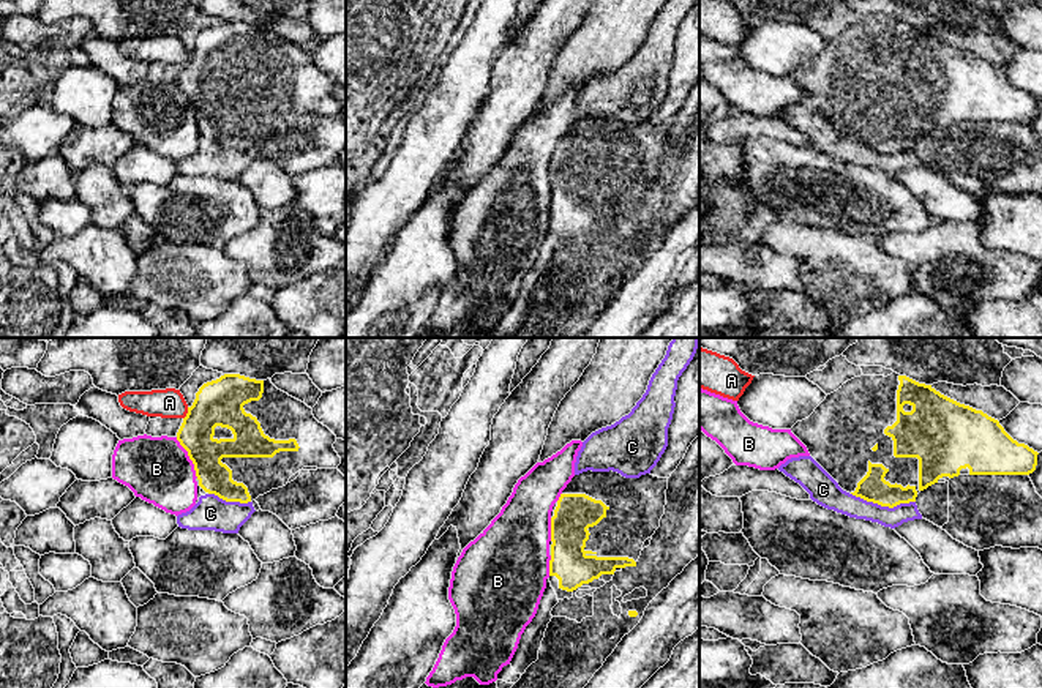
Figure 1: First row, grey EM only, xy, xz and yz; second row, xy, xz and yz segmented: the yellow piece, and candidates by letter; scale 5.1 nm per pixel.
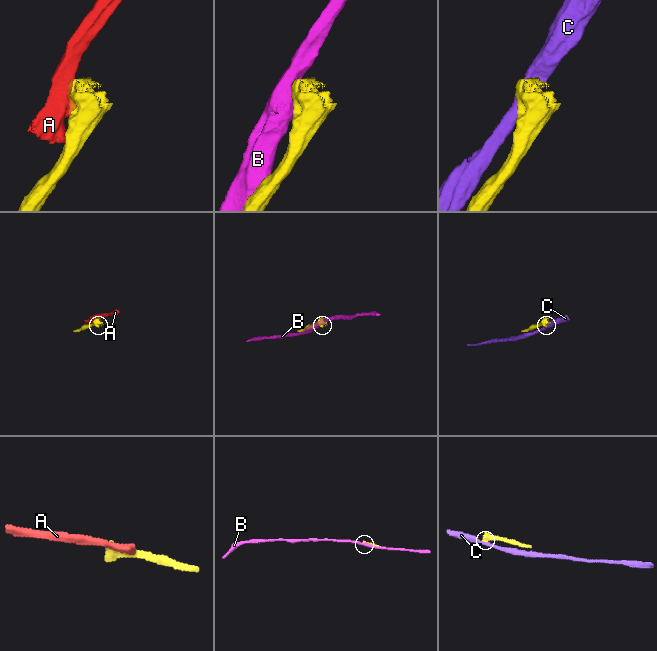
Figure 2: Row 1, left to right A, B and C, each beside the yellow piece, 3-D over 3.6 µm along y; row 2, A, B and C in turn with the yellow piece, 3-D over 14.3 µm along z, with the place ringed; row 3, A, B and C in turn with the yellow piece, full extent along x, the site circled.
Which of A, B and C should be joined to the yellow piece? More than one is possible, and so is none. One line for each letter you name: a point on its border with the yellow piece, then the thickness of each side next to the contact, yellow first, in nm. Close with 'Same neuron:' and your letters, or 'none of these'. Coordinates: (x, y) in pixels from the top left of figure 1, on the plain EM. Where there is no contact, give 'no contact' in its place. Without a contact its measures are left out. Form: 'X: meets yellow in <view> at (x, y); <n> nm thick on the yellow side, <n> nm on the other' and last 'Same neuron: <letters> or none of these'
Same neuron: none of these

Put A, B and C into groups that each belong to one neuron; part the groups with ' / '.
A / B / C

